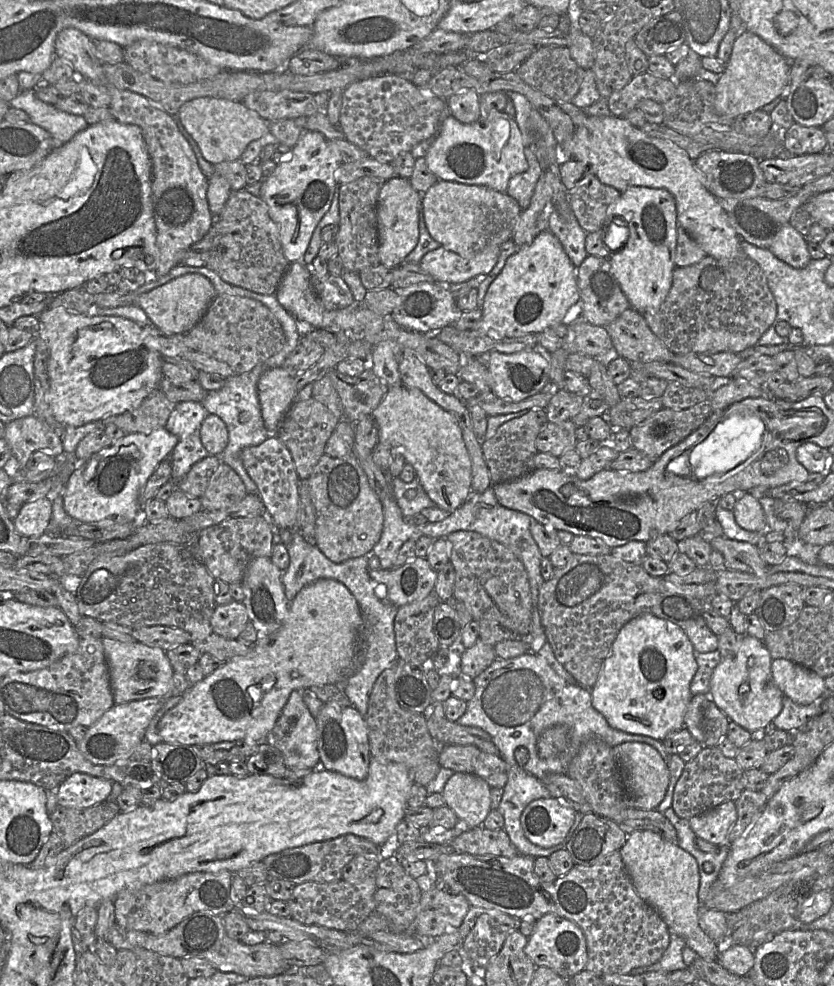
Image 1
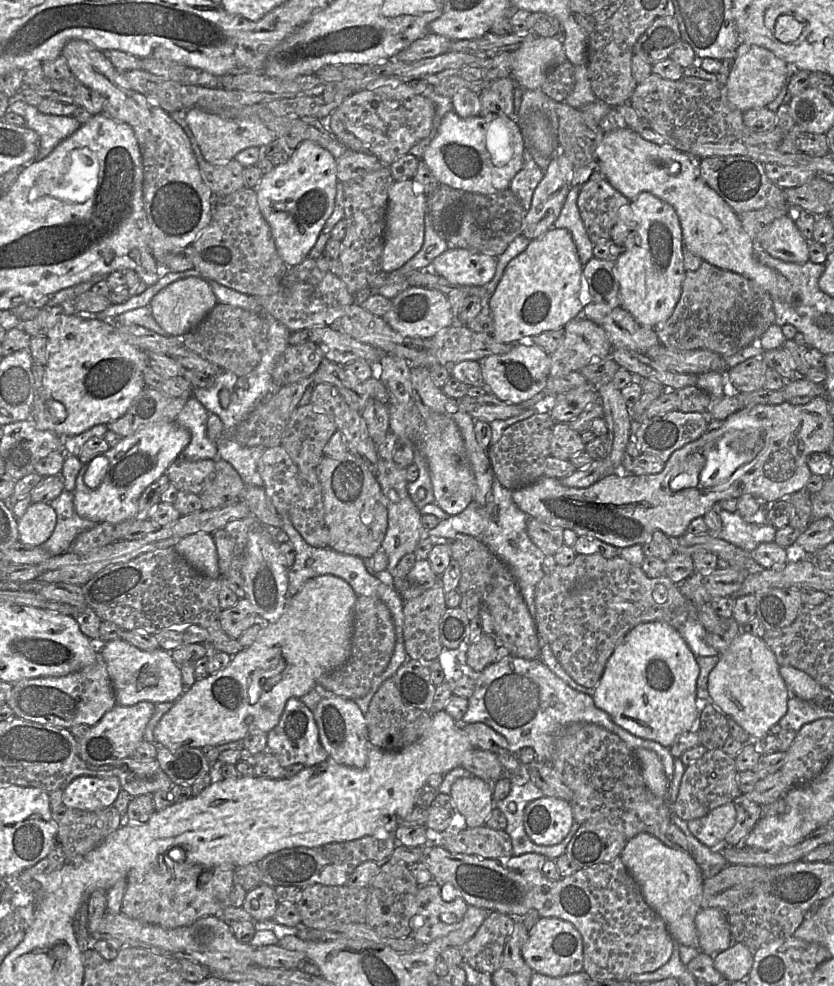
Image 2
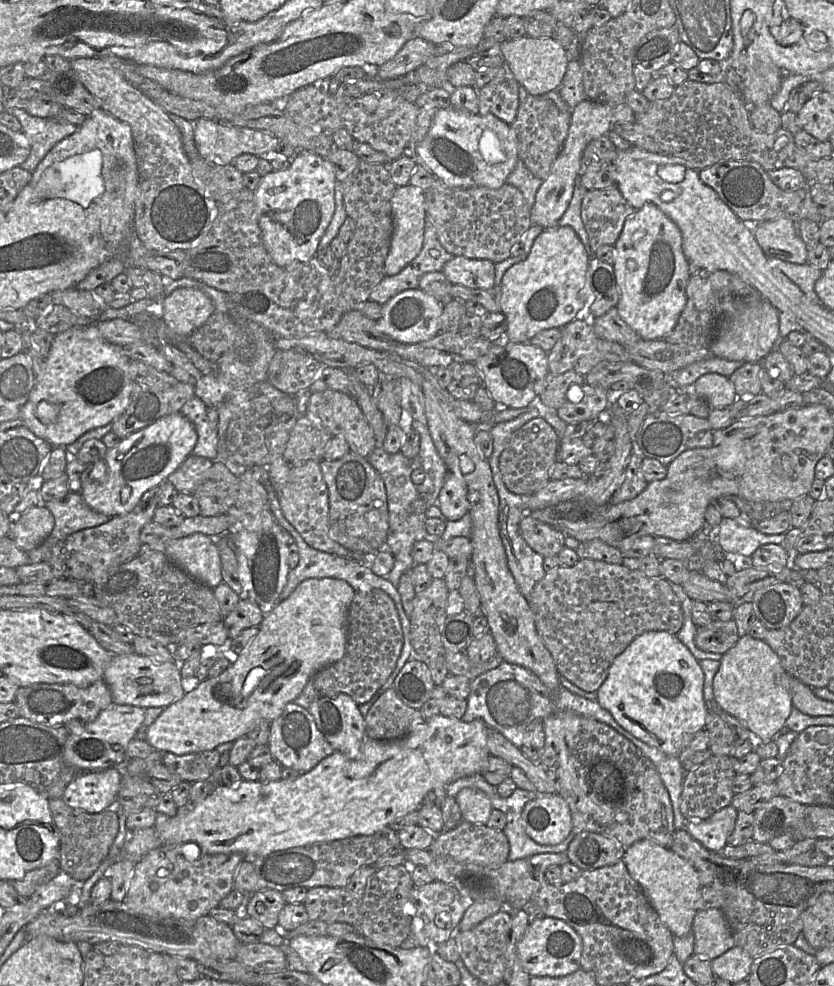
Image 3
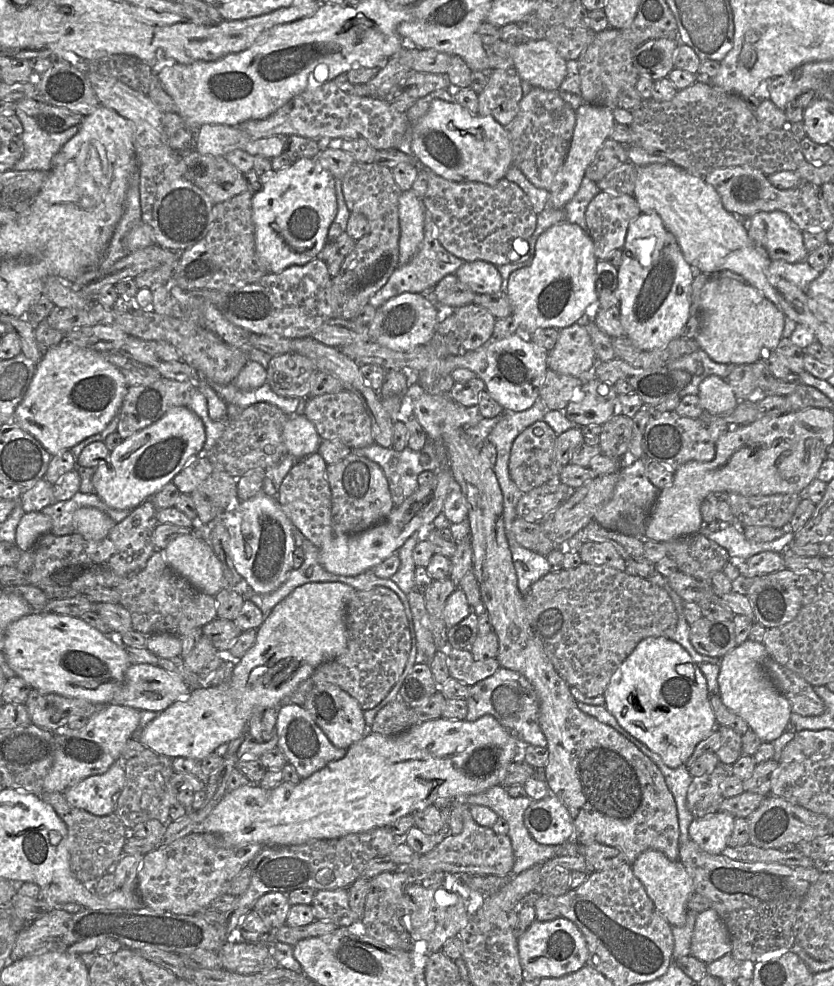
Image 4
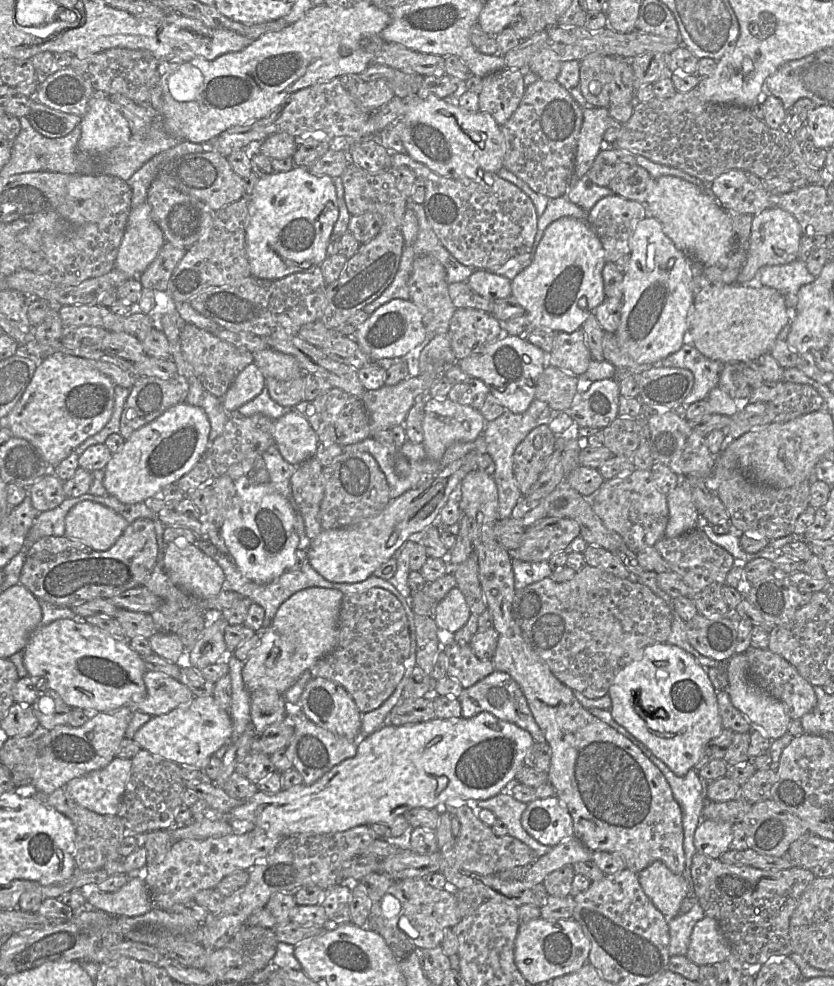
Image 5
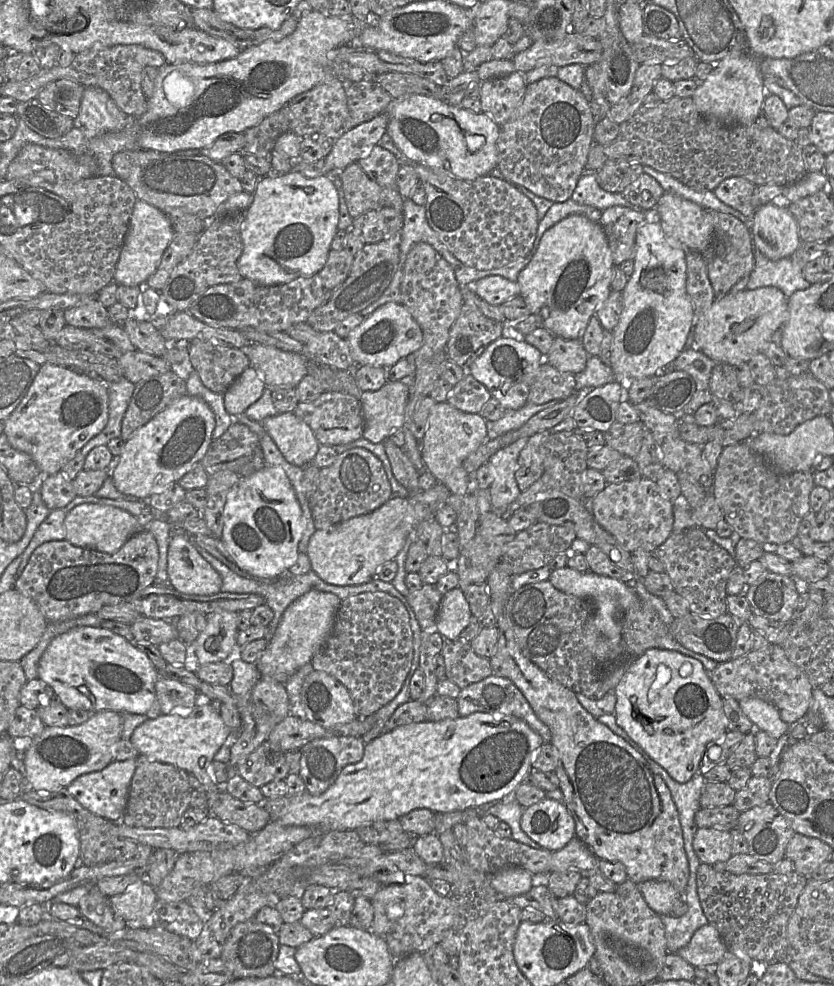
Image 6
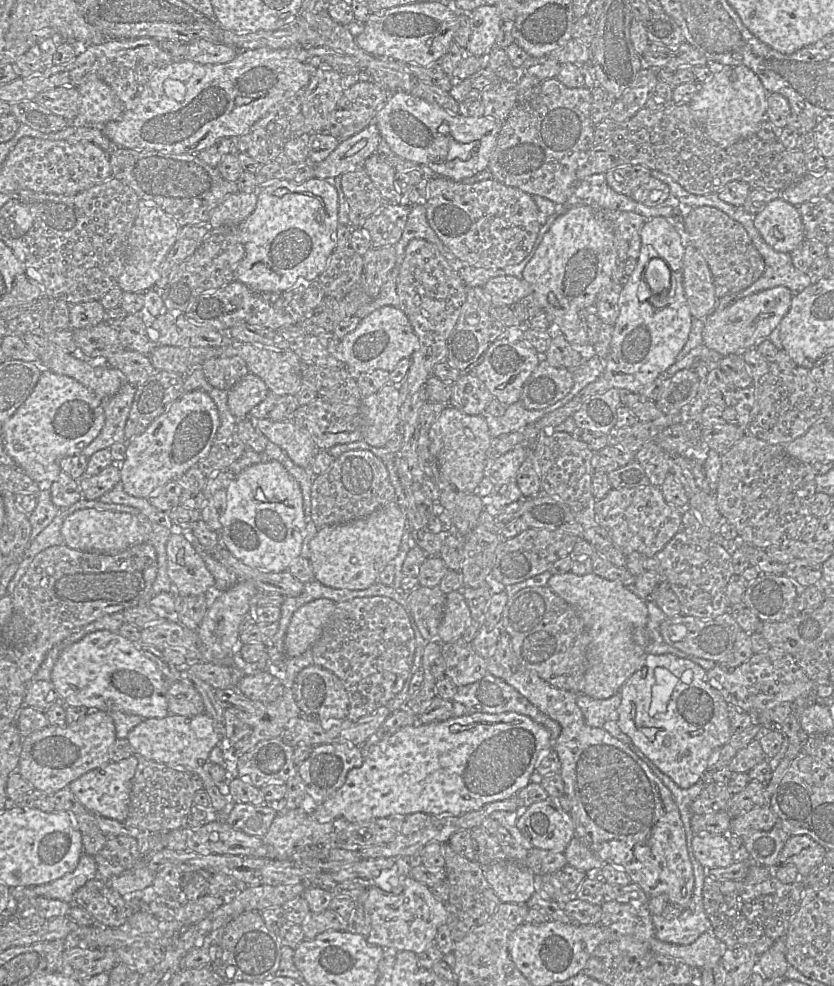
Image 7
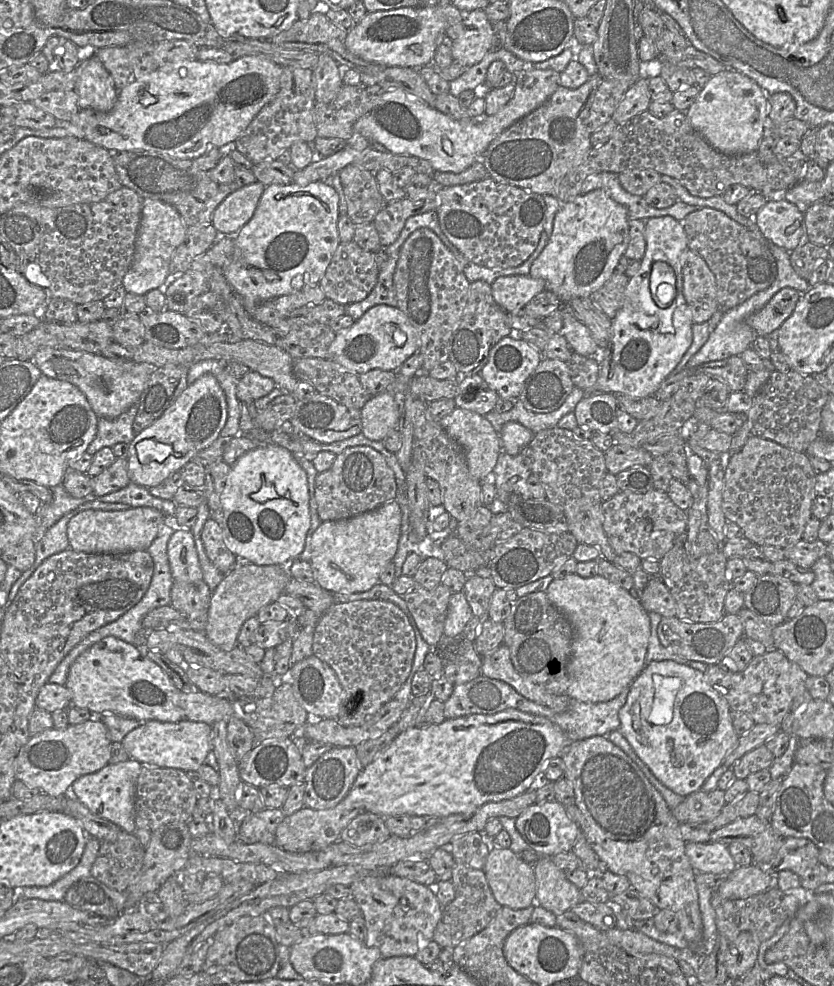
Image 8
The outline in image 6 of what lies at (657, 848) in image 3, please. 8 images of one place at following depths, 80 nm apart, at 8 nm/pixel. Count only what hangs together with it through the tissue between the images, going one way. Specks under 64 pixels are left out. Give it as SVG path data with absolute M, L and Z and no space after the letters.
M647 880L637 885L648 906L660 916L671 914L674 902L682 896L666 881Z

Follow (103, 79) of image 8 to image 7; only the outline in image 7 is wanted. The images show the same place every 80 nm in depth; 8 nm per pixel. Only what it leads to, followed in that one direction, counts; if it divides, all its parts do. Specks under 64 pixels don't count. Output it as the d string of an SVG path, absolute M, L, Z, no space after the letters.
M89 75L77 87L80 124L102 126L118 120L125 109L114 90L96 75Z

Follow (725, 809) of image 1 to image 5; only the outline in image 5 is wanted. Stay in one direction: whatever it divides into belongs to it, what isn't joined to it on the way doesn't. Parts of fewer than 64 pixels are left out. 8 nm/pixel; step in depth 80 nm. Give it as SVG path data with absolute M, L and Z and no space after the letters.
M702 819L694 833L694 846L698 853L718 859L730 849L733 839L732 825L728 822Z

